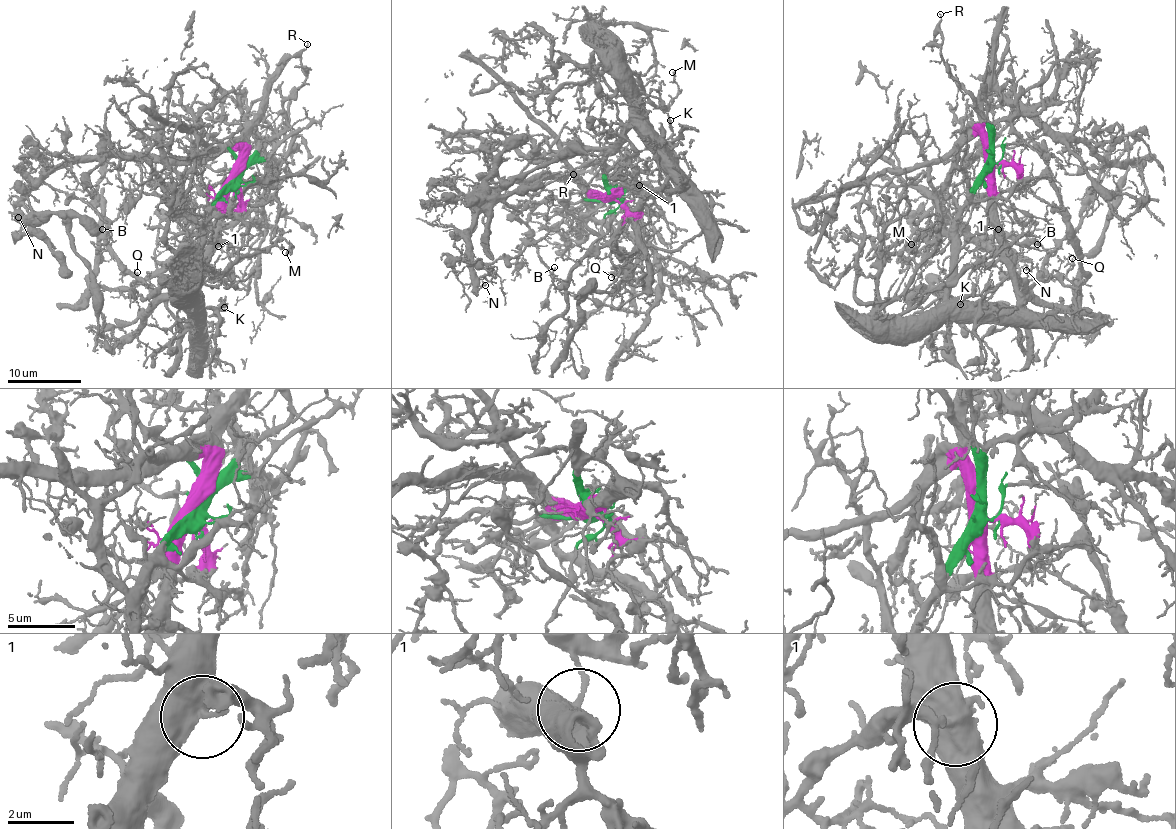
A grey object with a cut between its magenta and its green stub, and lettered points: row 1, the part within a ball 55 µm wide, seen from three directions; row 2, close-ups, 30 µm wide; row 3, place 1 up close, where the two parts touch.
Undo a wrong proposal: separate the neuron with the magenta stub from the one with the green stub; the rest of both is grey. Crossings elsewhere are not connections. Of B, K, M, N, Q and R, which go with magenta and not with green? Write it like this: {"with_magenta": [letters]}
{"with_magenta": ["B", "N", "Q"]}

